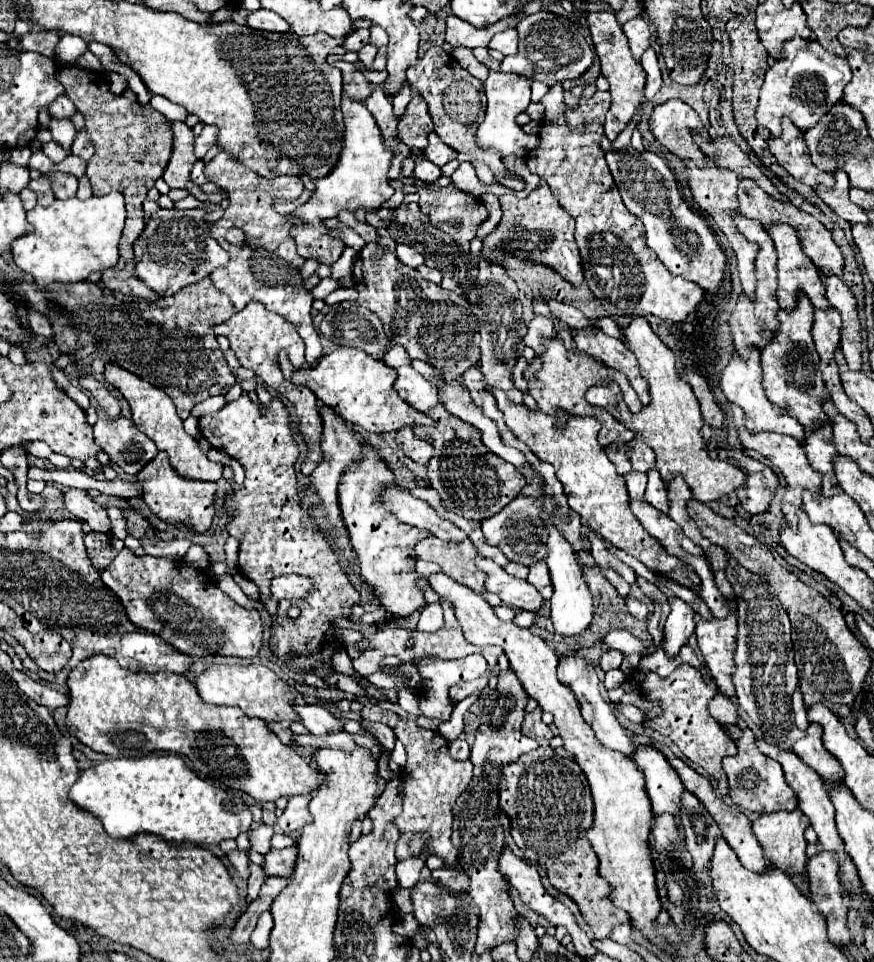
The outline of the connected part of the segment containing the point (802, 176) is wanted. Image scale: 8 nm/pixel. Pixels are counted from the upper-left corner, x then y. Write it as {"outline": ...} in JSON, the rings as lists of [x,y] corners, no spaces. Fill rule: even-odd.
{"outline":[[[782,119],[782,135],[780,137],[770,137],[768,147],[776,161],[798,181],[814,187],[818,183],[832,187],[834,177],[828,175],[826,171],[820,171],[812,161],[808,147],[802,139],[802,131],[790,121]]]}

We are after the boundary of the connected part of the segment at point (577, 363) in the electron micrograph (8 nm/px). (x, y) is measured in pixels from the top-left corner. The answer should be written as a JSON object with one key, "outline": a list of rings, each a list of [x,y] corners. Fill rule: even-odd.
{"outline":[[[558,337],[548,339],[548,343],[544,343],[544,347],[546,347],[546,351],[542,355],[536,355],[534,361],[530,365],[526,365],[526,369],[522,373],[526,383],[528,383],[530,395],[536,399],[538,407],[544,413],[550,413],[550,415],[554,415],[558,411],[564,411],[568,415],[590,415],[590,417],[596,417],[600,421],[600,425],[602,425],[600,435],[598,435],[598,443],[602,447],[606,447],[610,443],[626,443],[626,441],[630,441],[634,437],[634,433],[630,429],[622,427],[606,409],[594,407],[584,399],[584,393],[586,393],[586,389],[590,385],[598,385],[598,383],[602,383],[606,379],[612,379],[612,381],[616,381],[620,385],[624,401],[630,407],[630,411],[638,413],[642,409],[642,403],[640,403],[636,391],[630,387],[628,377],[624,373],[620,373],[620,371],[614,371],[614,369],[606,367],[602,361],[598,361],[598,359],[578,351],[578,349],[568,349],[562,343],[562,339],[558,339]]]}

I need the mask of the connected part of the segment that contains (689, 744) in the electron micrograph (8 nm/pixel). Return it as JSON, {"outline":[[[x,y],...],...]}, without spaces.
{"outline":[[[682,663],[668,677],[660,677],[656,673],[644,675],[642,679],[638,679],[638,689],[646,699],[652,699],[662,707],[662,713],[646,719],[644,727],[656,729],[670,737],[692,763],[700,765],[704,771],[708,771],[708,775],[712,775],[718,781],[720,793],[726,795],[728,781],[722,771],[722,757],[736,755],[736,743],[730,739],[726,729],[720,723],[716,723],[712,715],[708,715],[708,701],[718,693],[716,683],[706,685],[702,681],[702,675],[694,667]]]}

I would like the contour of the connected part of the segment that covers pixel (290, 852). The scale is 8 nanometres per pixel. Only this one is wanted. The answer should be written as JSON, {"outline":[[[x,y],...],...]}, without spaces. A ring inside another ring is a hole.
{"outline":[[[296,847],[270,849],[264,855],[264,873],[274,877],[288,877],[292,873],[294,861],[296,861]]]}

